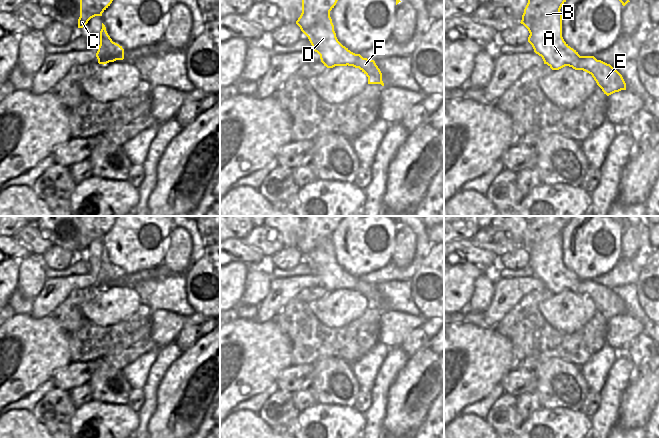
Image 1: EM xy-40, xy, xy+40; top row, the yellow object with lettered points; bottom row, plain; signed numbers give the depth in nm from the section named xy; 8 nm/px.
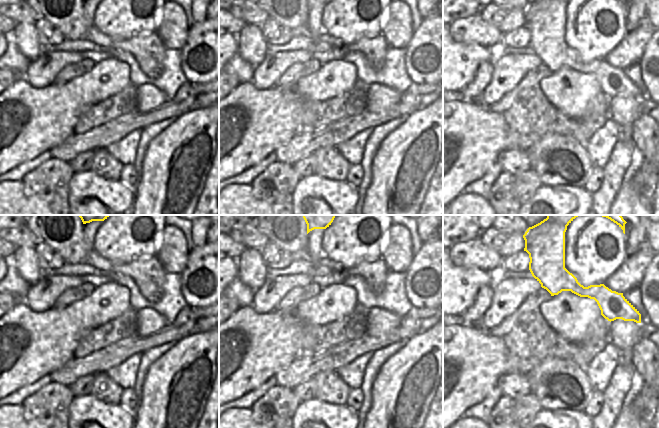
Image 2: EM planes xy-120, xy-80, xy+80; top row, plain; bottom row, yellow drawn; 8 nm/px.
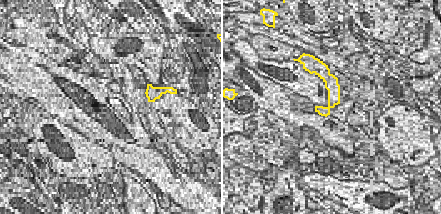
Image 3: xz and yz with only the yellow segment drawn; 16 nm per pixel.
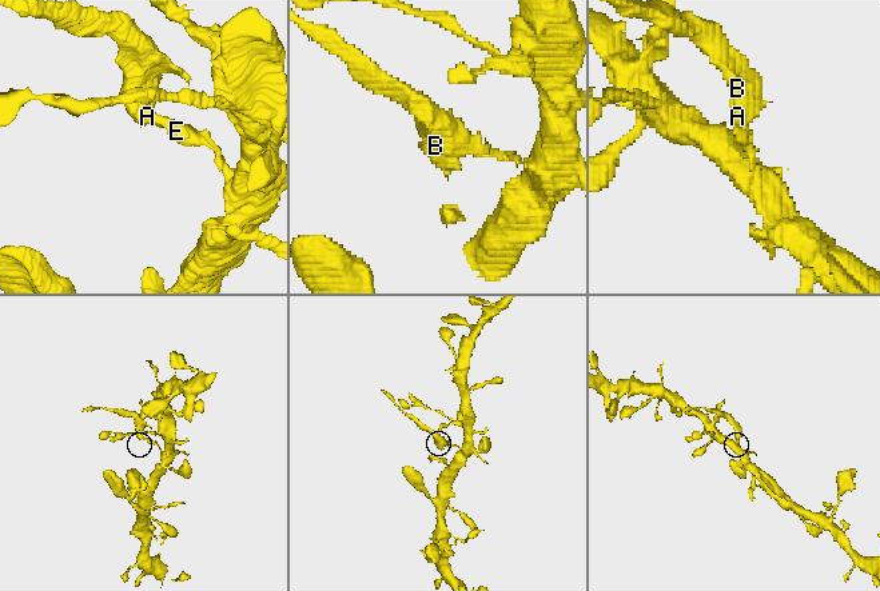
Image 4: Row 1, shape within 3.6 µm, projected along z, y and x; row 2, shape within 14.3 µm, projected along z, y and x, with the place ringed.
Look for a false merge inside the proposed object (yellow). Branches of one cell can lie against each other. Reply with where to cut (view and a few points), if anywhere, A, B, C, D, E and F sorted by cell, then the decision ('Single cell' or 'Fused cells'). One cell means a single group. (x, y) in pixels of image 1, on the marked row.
Split along xy (356, 54), (356, 57), (346, 64). Groups: A B C D / E F. Fused cells.

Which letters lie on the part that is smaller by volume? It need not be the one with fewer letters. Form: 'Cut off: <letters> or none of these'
Cut off: A, B, C, D

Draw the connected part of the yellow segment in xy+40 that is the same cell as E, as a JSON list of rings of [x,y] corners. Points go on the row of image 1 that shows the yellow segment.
[[[580,56],[580,59],[572,62],[571,65],[575,70],[583,70],[591,74],[607,96],[626,90],[626,83],[622,75],[610,64],[597,60],[594,56]]]

